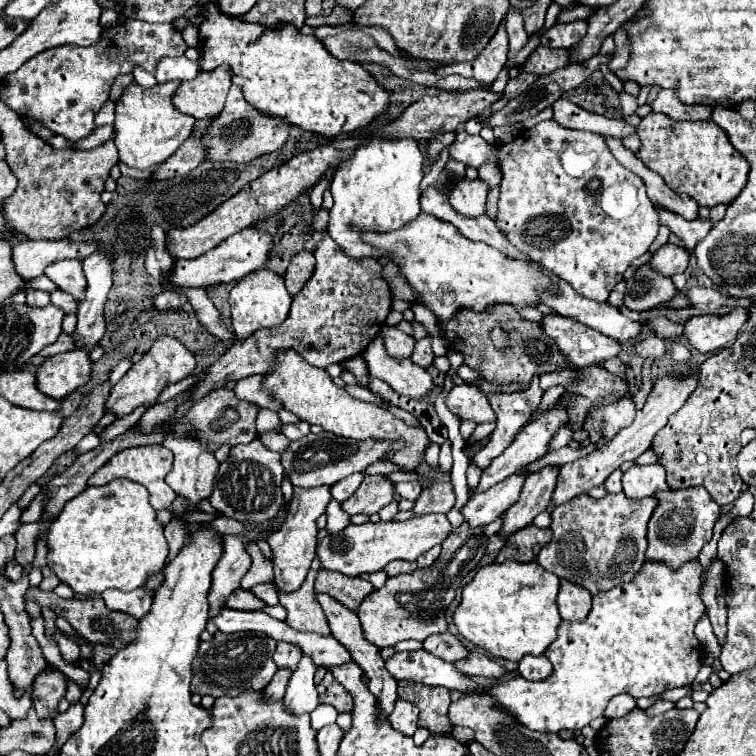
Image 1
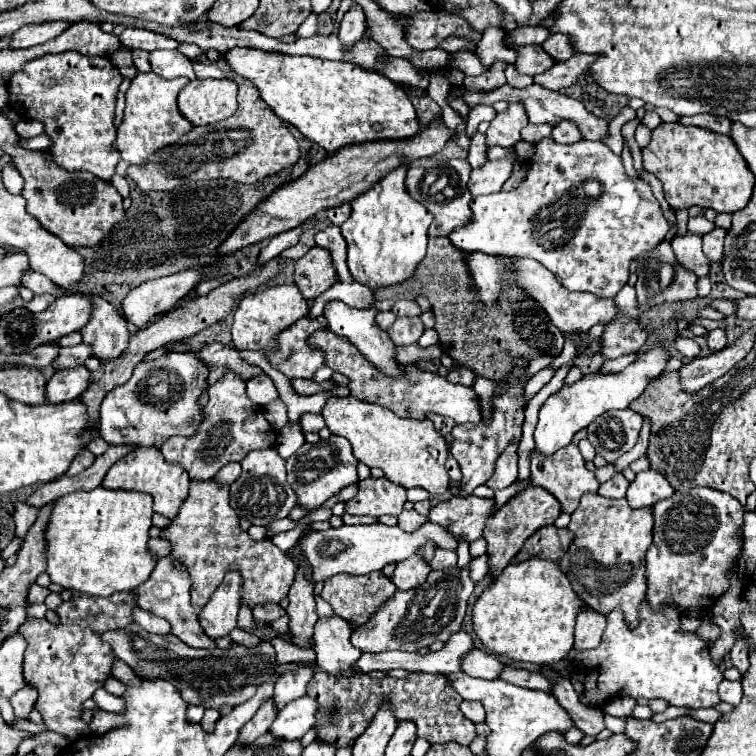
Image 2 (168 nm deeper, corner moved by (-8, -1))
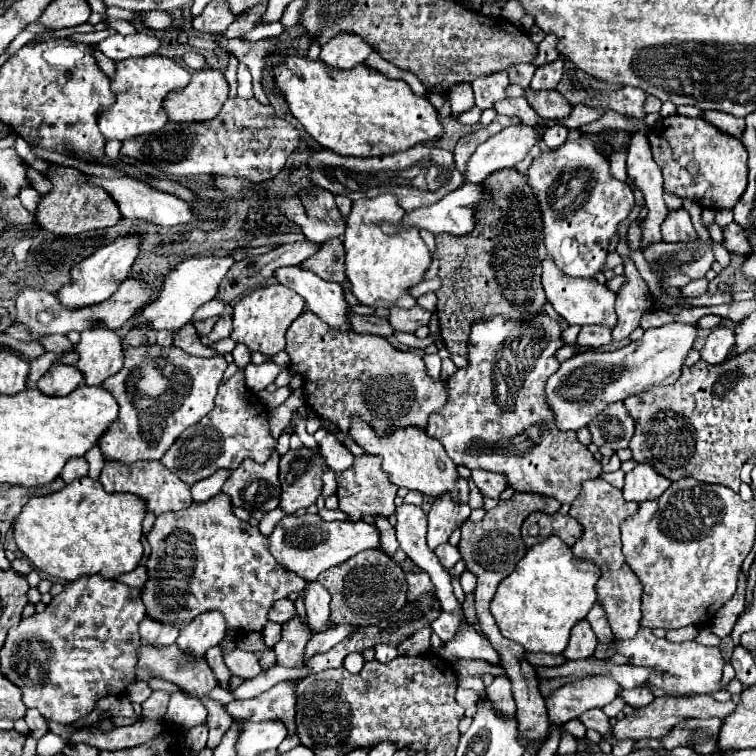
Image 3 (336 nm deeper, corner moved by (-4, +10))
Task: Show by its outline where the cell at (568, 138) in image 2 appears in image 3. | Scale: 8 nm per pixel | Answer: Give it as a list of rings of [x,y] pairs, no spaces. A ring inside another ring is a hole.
[[[552,125],[544,133],[544,141],[550,149],[554,149],[556,145],[562,145],[566,141],[566,137],[568,137],[568,127],[564,127],[564,125]]]

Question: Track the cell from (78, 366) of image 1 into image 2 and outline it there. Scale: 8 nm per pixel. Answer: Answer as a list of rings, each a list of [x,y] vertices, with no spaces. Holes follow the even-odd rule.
[[[78,366],[72,370],[58,370],[54,376],[48,380],[46,386],[46,400],[52,404],[76,400],[86,388],[90,380],[90,372],[86,366]]]

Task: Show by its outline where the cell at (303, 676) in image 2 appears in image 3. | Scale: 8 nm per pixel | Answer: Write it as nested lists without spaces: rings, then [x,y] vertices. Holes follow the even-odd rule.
[[[280,681],[278,685],[260,693],[258,697],[228,703],[226,709],[234,719],[238,717],[250,721],[264,721],[280,717],[280,721],[288,721],[288,735],[292,735],[296,731],[294,729],[296,681]]]

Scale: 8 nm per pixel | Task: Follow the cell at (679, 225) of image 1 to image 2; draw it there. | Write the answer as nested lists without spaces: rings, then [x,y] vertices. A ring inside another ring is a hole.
[[[716,228],[714,232],[702,236],[704,254],[706,254],[708,260],[720,262],[724,258],[724,236],[726,236],[726,230],[724,228]]]

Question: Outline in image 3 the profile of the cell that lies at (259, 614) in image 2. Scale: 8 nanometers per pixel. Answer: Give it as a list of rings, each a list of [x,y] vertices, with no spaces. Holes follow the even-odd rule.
[[[280,599],[268,611],[268,619],[276,621],[276,623],[282,623],[282,621],[288,621],[288,617],[292,617],[292,613],[296,613],[294,603],[288,601],[288,599]]]

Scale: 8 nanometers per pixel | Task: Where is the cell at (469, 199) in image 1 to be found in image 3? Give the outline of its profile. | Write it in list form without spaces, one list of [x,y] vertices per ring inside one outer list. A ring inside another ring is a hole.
[[[512,125],[482,143],[466,165],[466,181],[482,183],[488,175],[514,167],[536,145],[536,133],[528,125]]]

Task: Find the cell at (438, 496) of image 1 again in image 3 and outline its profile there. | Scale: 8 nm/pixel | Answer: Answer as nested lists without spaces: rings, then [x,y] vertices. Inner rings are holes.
[[[546,313],[526,323],[504,321],[504,317],[476,323],[470,335],[470,365],[466,369],[458,369],[446,381],[446,389],[450,393],[448,407],[444,407],[442,413],[430,415],[426,431],[444,445],[447,455],[456,465],[504,473],[508,475],[508,485],[514,491],[540,493],[554,497],[560,503],[572,503],[580,493],[582,481],[596,479],[602,473],[602,467],[594,455],[576,439],[576,433],[556,429],[552,413],[548,413],[548,405],[544,405],[544,385],[548,377],[560,367],[560,363],[554,359],[556,349],[562,347],[560,333],[562,331],[558,323]],[[480,441],[486,445],[476,447]]]

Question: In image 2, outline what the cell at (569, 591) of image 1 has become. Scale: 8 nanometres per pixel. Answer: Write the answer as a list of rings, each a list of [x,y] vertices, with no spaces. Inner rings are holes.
[[[592,608],[580,612],[574,630],[574,648],[576,650],[592,650],[600,644],[602,632],[606,628],[606,618],[594,612]]]

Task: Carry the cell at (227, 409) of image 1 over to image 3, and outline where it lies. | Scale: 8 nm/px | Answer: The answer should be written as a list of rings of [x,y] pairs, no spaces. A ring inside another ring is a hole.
[[[238,369],[228,381],[218,385],[216,407],[196,425],[188,427],[160,459],[186,485],[210,477],[216,469],[236,469],[246,457],[264,463],[274,449],[274,439],[268,429],[268,413],[262,403],[246,389],[244,369]]]

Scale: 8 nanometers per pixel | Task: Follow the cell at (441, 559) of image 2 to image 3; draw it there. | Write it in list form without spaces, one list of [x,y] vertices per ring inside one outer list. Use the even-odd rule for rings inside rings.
[[[444,543],[444,545],[436,547],[434,553],[438,555],[440,563],[442,563],[446,569],[452,569],[452,567],[460,561],[460,551],[458,551],[458,547],[454,547],[454,545],[450,545],[450,543]]]

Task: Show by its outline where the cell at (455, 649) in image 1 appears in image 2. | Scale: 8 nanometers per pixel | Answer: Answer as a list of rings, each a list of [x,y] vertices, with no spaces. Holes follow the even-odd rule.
[[[472,650],[462,658],[462,670],[468,676],[494,680],[494,678],[500,678],[500,670],[504,670],[504,664],[482,650]]]

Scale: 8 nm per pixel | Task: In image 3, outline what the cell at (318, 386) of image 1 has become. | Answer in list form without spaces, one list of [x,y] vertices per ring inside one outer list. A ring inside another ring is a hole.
[[[360,417],[350,419],[350,429],[348,437],[354,439],[366,453],[370,455],[380,455],[382,457],[382,469],[390,475],[390,481],[398,487],[406,487],[410,491],[420,491],[424,495],[438,497],[440,493],[454,493],[454,499],[458,499],[458,489],[456,489],[456,463],[444,453],[444,447],[440,445],[438,439],[430,437],[426,429],[420,429],[416,425],[408,427],[398,427],[394,433],[380,437],[366,421]]]

